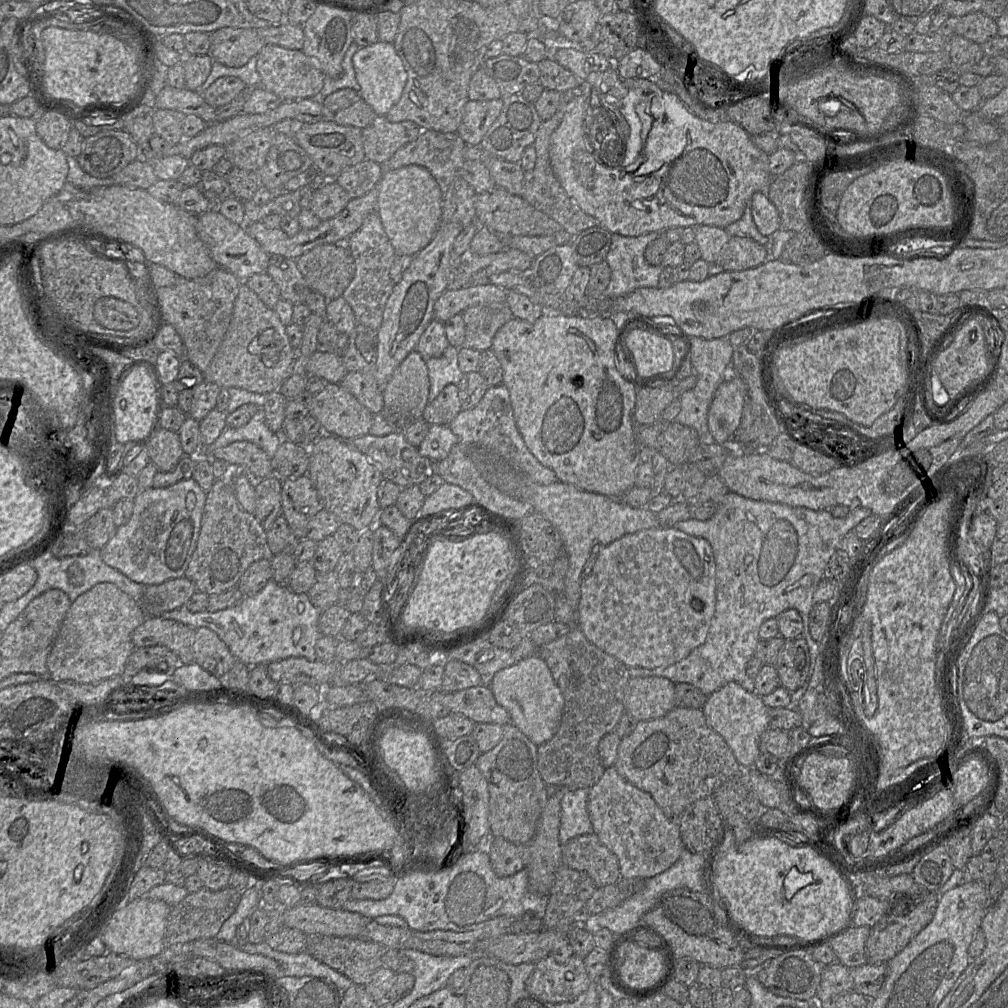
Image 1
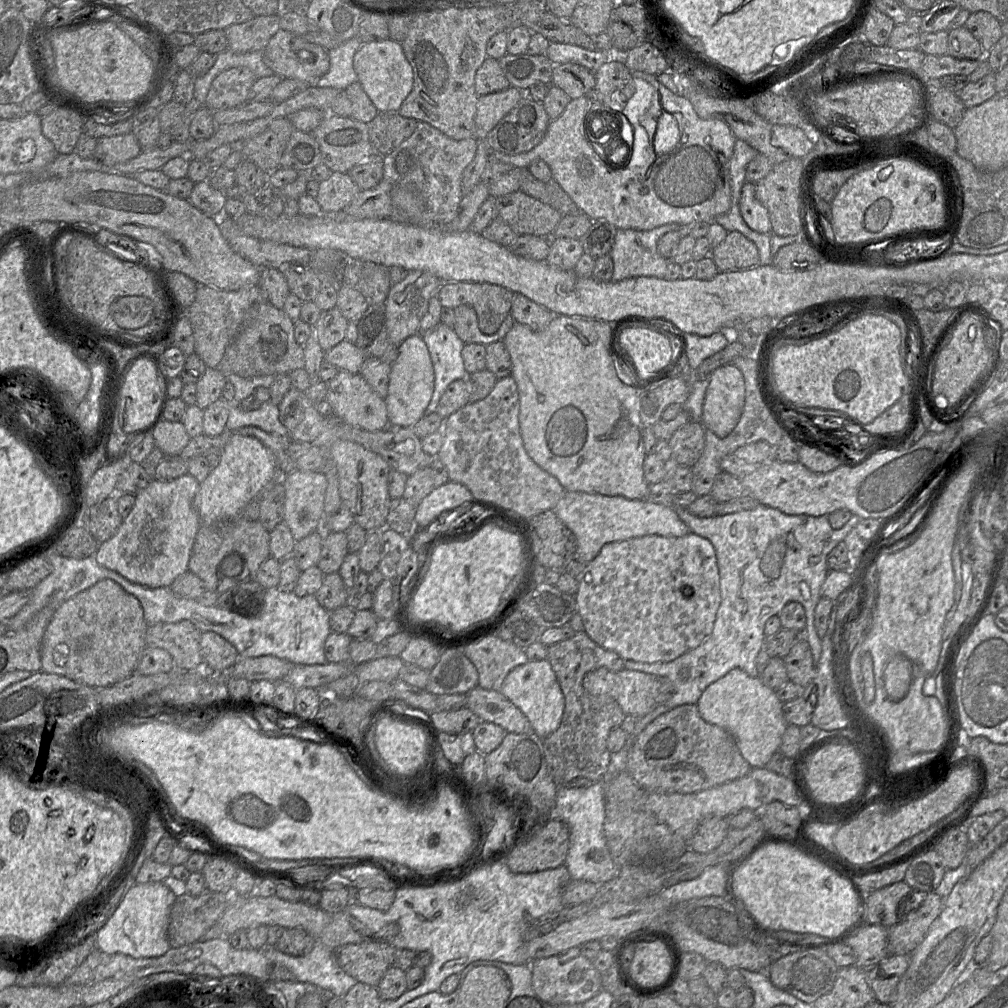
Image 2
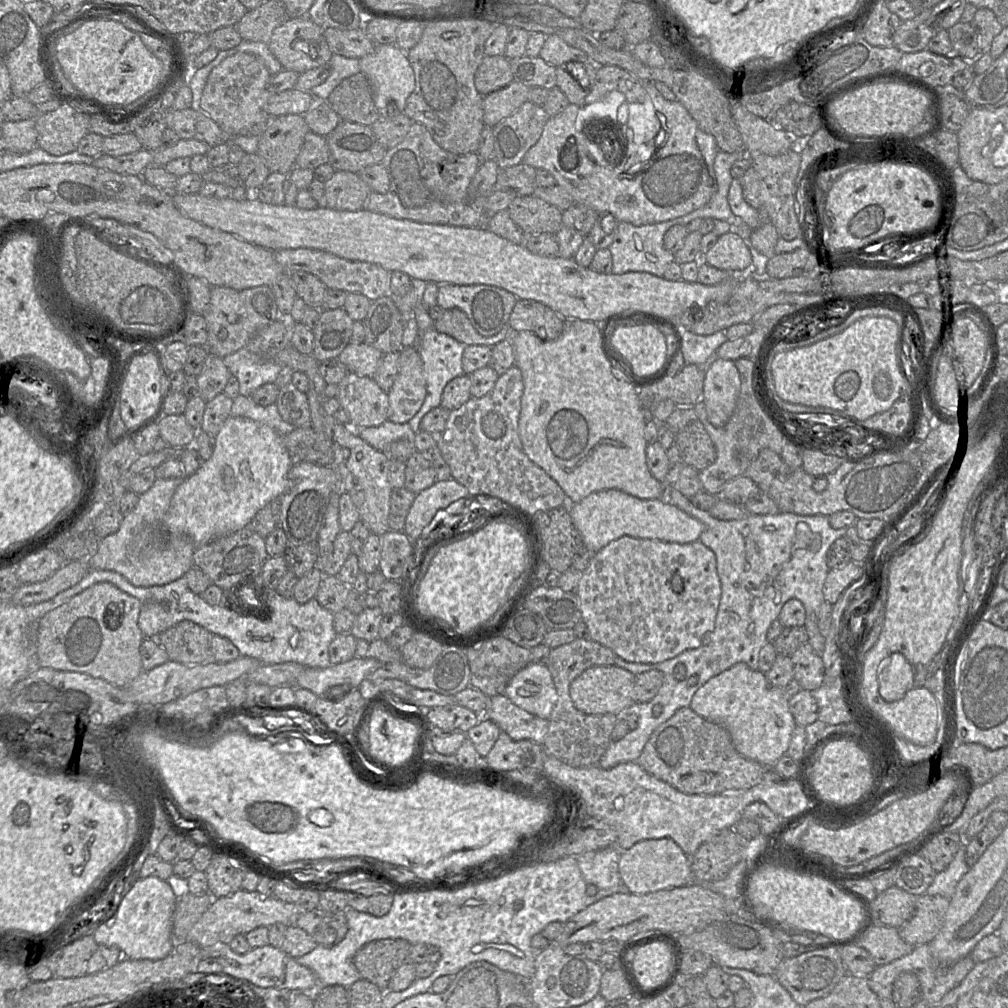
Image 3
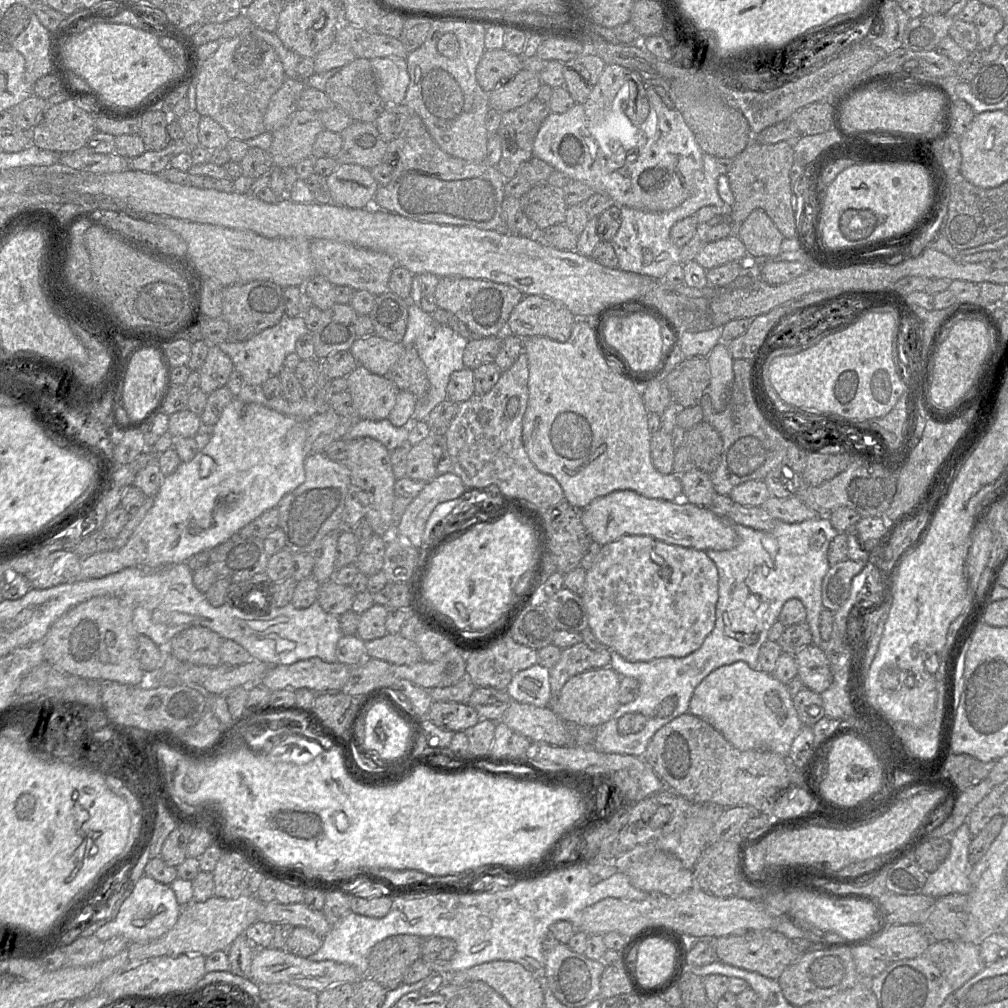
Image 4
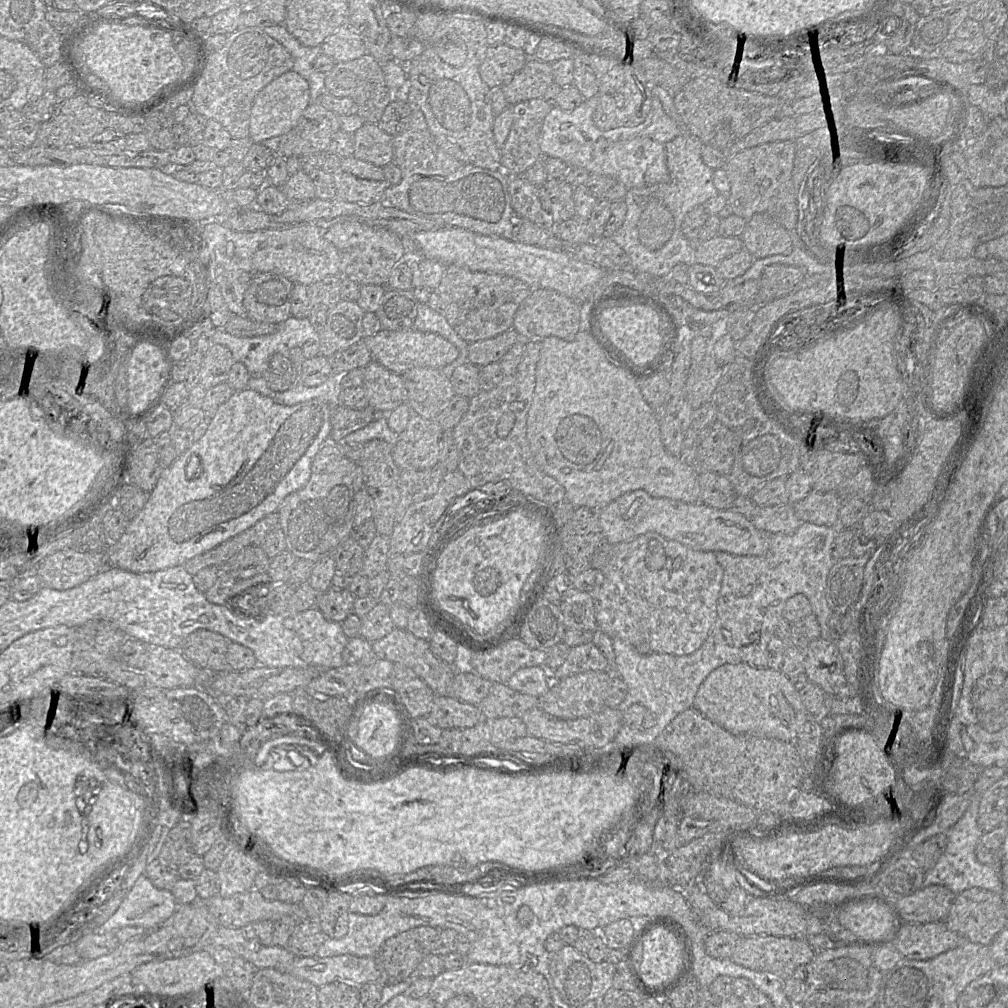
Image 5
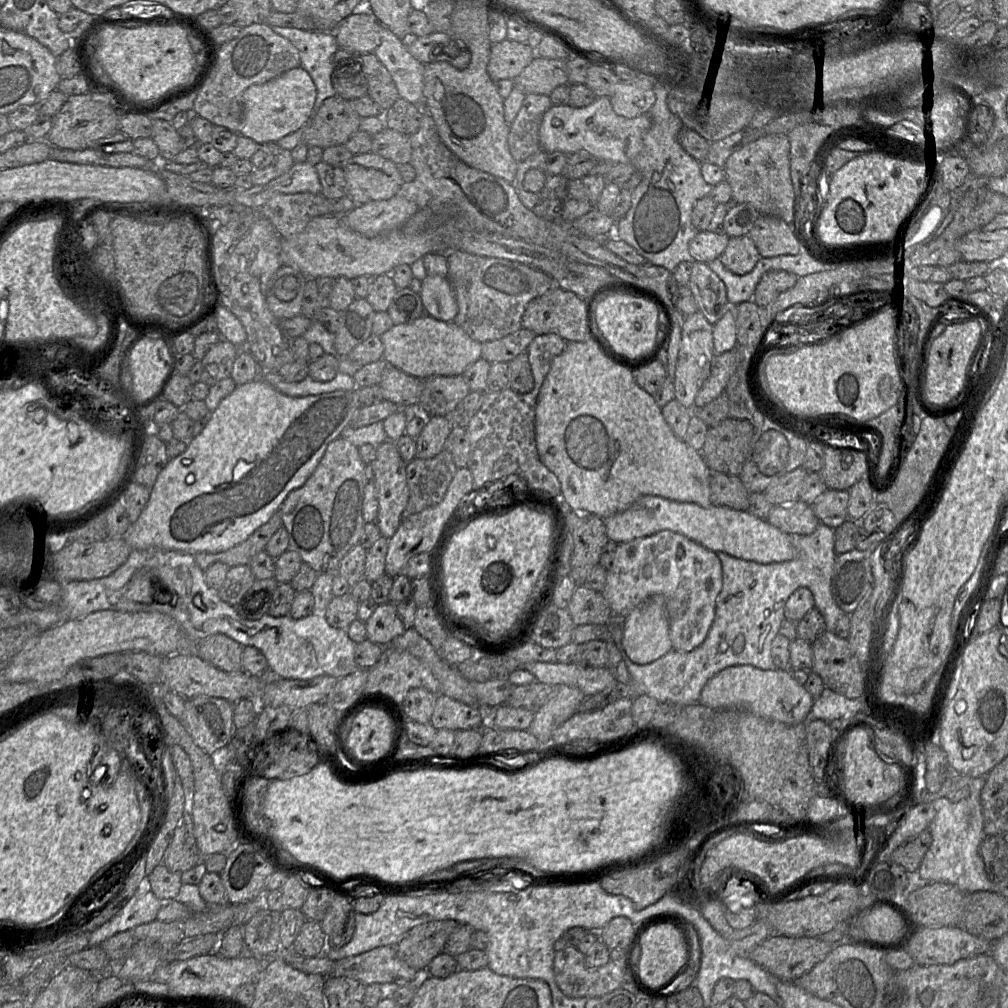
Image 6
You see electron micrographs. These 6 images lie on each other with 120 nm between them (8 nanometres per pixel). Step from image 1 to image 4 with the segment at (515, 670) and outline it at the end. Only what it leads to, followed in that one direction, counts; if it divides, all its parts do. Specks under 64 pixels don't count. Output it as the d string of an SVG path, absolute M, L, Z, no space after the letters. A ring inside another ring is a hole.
M535 664L518 672L506 692L512 700L537 707L550 706L554 694L550 685L550 669Z

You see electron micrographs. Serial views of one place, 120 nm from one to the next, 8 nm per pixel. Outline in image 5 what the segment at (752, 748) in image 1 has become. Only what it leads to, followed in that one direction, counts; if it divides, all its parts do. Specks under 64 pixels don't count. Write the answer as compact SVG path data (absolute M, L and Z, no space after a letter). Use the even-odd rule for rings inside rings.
M746 663L724 664L713 670L700 685L692 708L735 735L761 735L786 742L794 742L801 727L810 718L799 691L780 670L758 669Z

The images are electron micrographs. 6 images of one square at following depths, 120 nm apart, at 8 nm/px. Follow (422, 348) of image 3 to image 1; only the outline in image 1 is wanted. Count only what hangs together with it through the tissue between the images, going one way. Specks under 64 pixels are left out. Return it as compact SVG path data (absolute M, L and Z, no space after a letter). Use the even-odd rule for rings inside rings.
M448 345L440 357L426 361L430 381L428 403L434 401L446 385L458 385L463 378L464 374L458 367L459 349Z

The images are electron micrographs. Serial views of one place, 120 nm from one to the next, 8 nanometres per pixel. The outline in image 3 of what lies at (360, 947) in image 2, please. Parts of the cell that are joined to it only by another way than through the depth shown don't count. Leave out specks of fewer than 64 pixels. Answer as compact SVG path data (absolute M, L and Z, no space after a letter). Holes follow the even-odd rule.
M399 938L374 940L361 947L353 958L353 964L361 975L383 991L396 970L407 961L411 944Z

